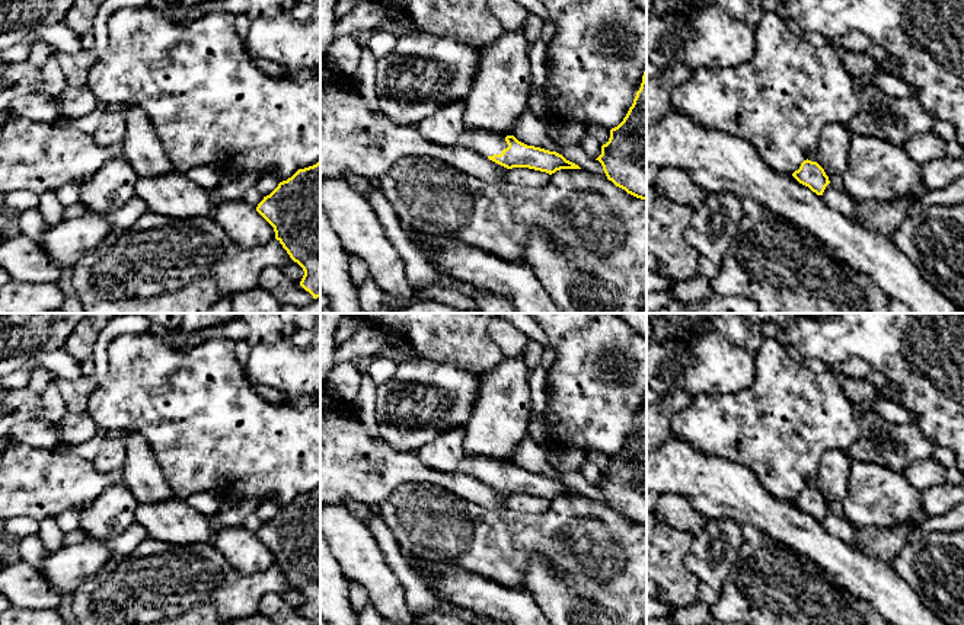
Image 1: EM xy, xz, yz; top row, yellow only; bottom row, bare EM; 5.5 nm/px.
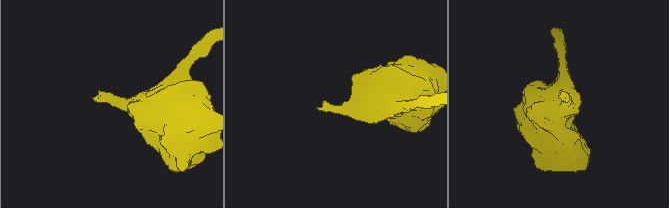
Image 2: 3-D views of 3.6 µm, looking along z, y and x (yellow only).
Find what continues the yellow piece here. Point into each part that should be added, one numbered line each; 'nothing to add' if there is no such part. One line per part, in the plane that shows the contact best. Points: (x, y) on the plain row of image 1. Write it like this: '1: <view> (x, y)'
1: xz (487, 469)

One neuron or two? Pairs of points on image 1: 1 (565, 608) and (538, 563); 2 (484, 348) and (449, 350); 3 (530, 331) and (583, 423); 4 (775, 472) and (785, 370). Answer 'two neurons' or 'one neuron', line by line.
1: one neuron
2: one neuron
3: two neurons
4: one neuron

